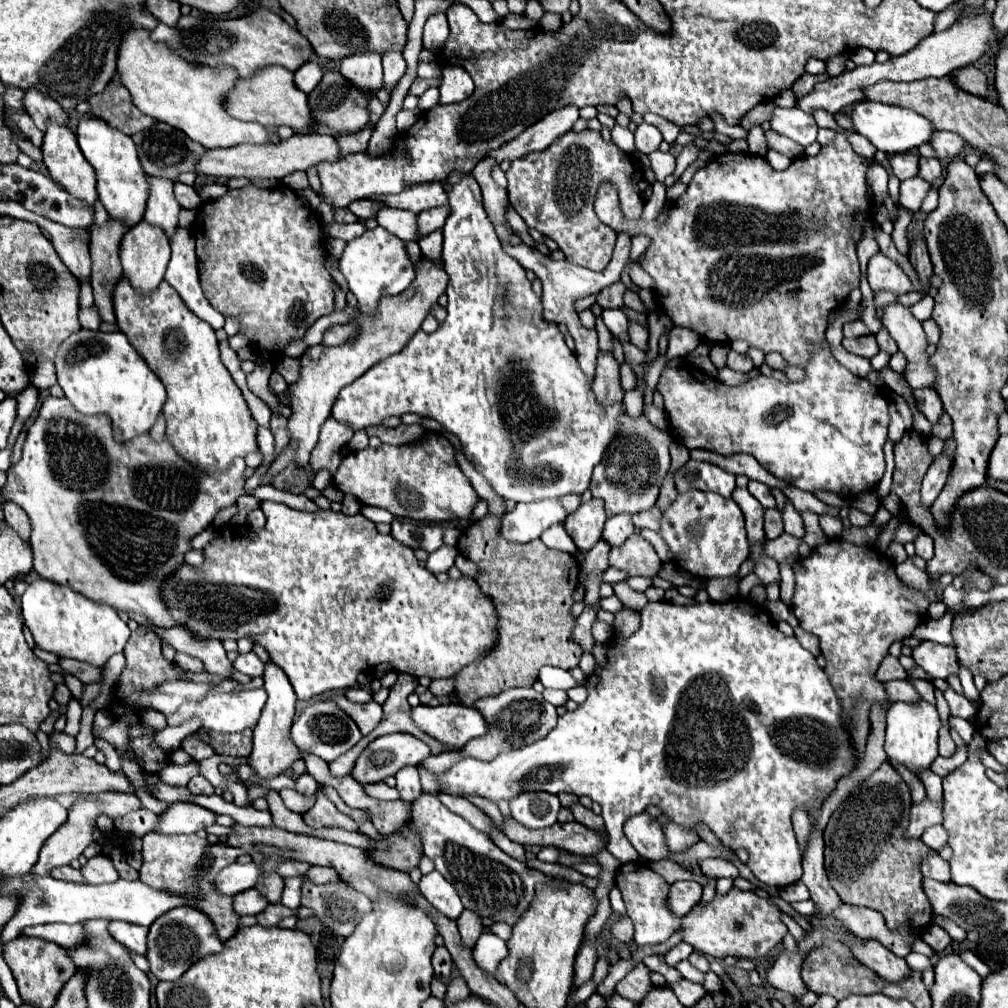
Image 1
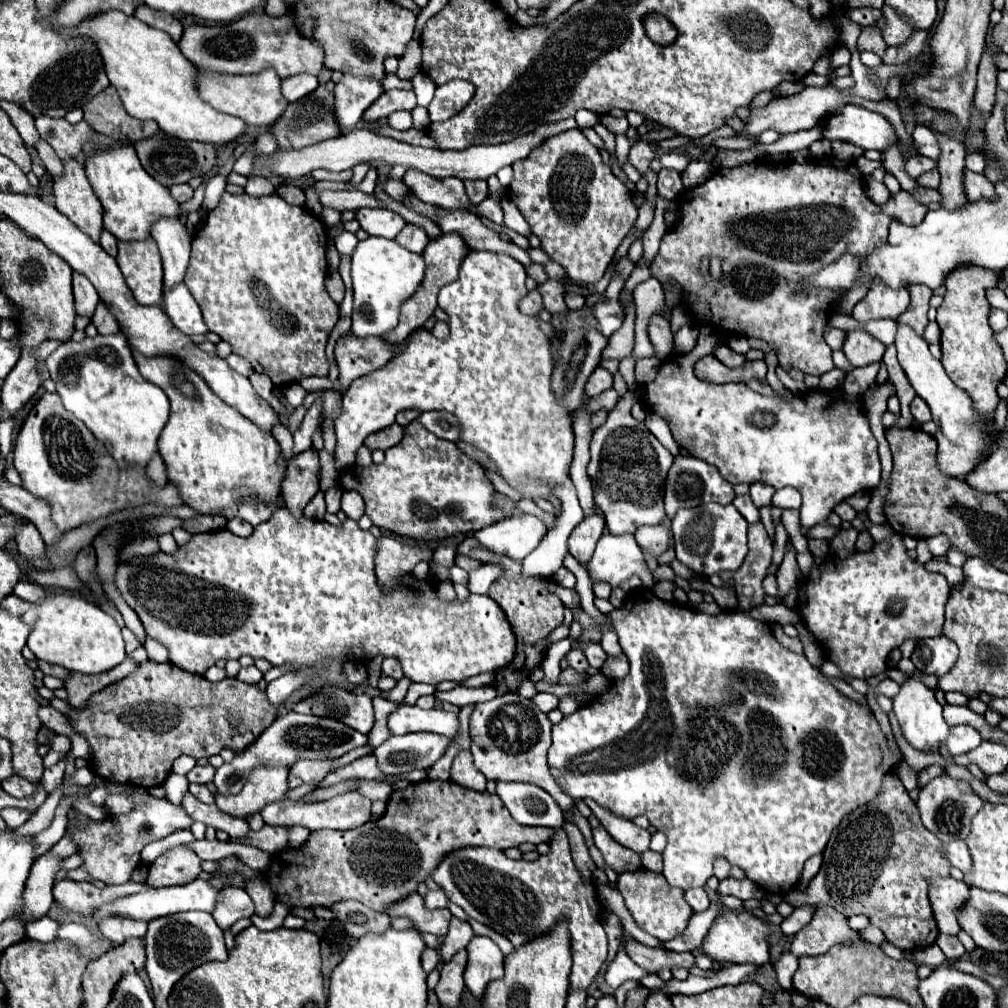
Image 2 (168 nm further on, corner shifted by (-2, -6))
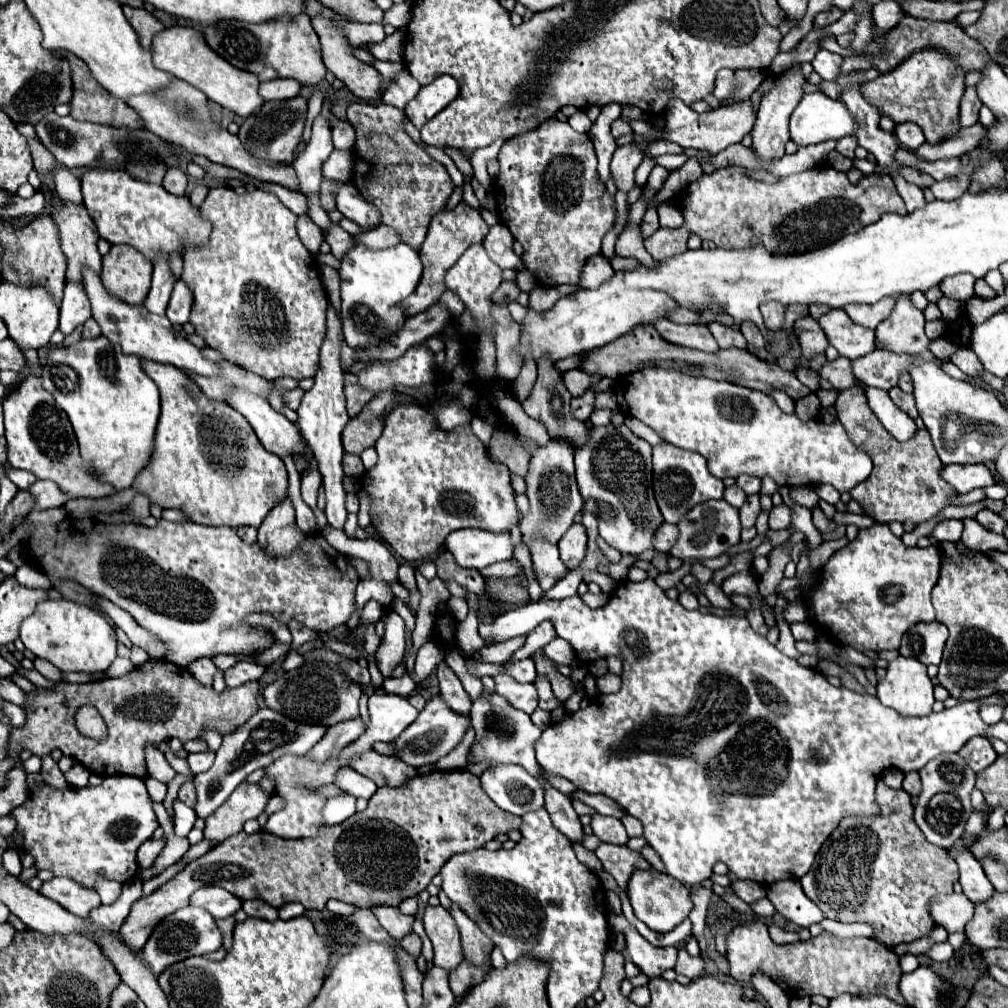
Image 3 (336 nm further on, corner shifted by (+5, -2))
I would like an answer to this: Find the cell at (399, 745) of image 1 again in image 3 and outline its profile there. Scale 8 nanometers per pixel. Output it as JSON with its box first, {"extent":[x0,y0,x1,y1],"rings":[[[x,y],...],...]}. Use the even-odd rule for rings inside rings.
{"extent":[394,694,470,768],"rings":[[[440,694],[438,696],[432,696],[426,702],[424,710],[418,714],[418,718],[400,734],[400,738],[394,740],[394,744],[396,744],[396,756],[400,760],[404,760],[406,764],[414,766],[414,768],[420,768],[424,764],[438,762],[442,756],[446,756],[450,750],[454,750],[462,742],[468,726],[470,726],[470,720],[466,716],[454,712],[442,700]]]}

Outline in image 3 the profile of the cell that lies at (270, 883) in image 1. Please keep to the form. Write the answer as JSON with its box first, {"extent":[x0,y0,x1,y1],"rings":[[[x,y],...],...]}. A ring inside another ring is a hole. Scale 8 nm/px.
{"extent":[242,900,278,920],"rings":[[[244,900],[242,910],[250,916],[258,916],[258,918],[266,918],[266,920],[278,920],[276,908],[262,902],[262,900]]]}

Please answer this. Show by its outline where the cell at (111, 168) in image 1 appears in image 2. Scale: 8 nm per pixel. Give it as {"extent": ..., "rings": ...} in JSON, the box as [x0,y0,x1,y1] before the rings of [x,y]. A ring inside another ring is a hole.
{"extent":[85,146,179,240],"rings":[[[103,146],[91,148],[85,158],[87,178],[103,204],[103,226],[117,240],[145,240],[151,224],[163,216],[179,216],[179,204],[173,202],[169,190],[145,174],[135,148]]]}

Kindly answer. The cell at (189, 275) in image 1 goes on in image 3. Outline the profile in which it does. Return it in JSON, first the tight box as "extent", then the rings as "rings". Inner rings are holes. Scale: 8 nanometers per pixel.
{"extent":[166,280,194,324],"rings":[[[178,280],[174,284],[174,290],[172,290],[172,298],[170,298],[170,304],[168,304],[168,310],[166,310],[166,316],[172,324],[184,324],[188,322],[188,316],[190,316],[190,310],[192,310],[192,302],[194,302],[194,296],[192,296],[192,290],[188,288],[188,284],[184,280]]]}

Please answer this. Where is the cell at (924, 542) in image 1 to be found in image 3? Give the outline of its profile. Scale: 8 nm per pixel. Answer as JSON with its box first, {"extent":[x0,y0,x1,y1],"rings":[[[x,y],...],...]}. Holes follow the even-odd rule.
{"extent":[932,520,962,542],"rings":[[[944,520],[932,532],[934,542],[946,542],[946,540],[956,542],[960,540],[960,536],[962,536],[962,520]]]}

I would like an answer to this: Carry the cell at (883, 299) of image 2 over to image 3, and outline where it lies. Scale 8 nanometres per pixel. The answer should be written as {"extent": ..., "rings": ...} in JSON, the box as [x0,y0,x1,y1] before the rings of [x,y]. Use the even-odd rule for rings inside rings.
{"extent":[846,298,896,330],"rings":[[[882,298],[882,302],[876,302],[874,306],[846,306],[846,314],[852,318],[854,324],[860,324],[864,328],[874,330],[882,320],[886,320],[890,316],[890,312],[894,310],[896,298]]]}

